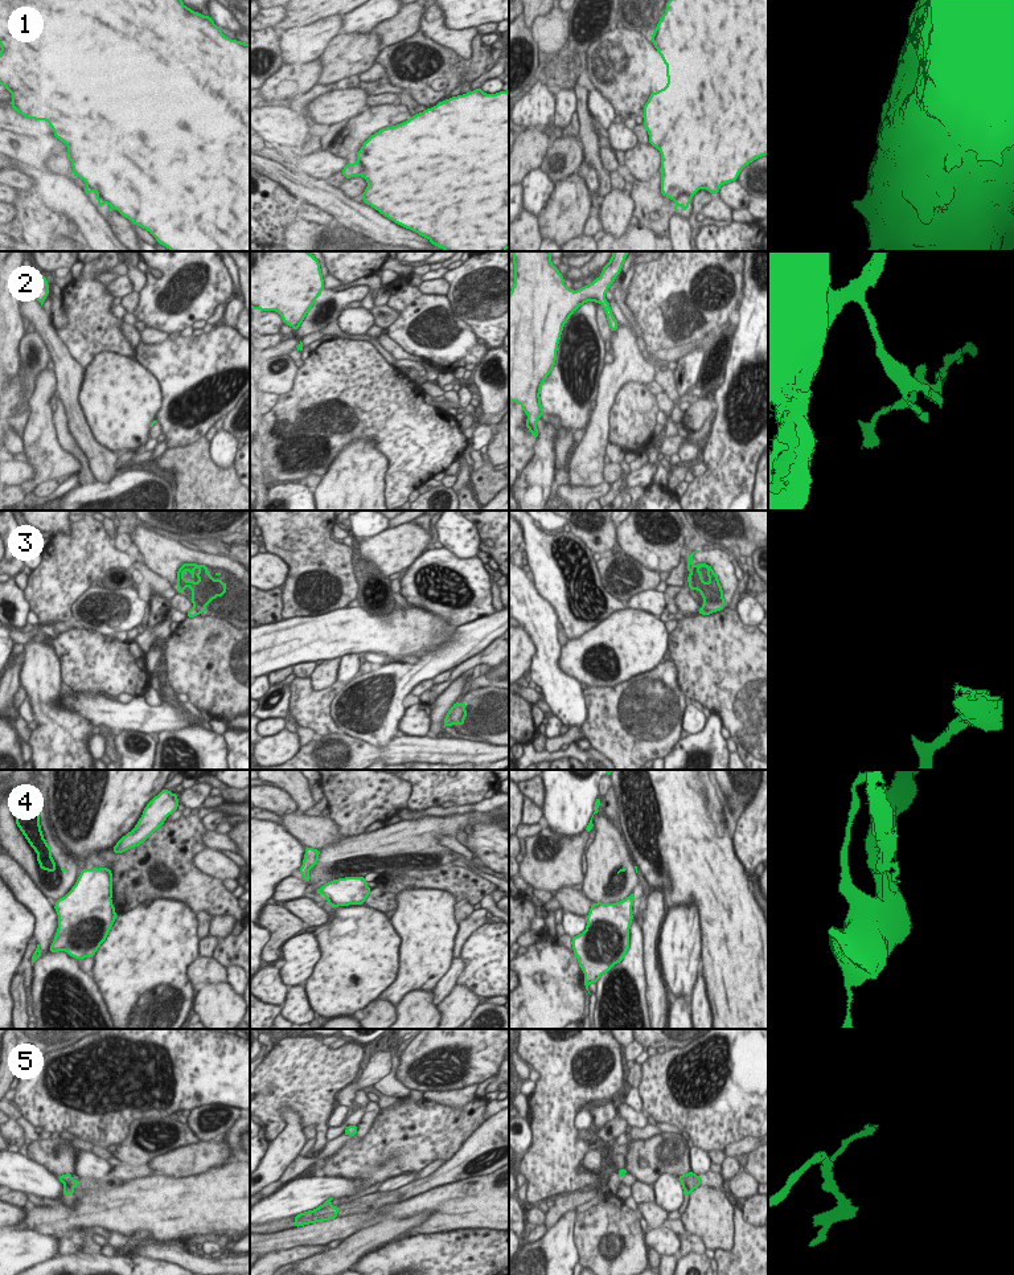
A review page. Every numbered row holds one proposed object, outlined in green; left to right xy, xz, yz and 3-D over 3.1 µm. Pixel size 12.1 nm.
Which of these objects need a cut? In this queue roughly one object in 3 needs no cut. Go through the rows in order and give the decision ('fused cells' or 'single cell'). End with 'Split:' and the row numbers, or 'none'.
1: fused cells
2: single cell
3: fused cells
4: fused cells
5: fused cells
Split: 1, 3, 4, 5

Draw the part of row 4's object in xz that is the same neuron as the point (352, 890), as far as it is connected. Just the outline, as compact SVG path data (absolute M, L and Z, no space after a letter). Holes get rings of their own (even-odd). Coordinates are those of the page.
M346 877L333 880L320 887L323 895L332 907L362 905L371 889L364 877Z

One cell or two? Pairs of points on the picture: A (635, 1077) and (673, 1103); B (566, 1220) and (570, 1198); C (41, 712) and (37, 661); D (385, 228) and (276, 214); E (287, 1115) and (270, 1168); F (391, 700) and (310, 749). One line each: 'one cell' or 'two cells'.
A: two cells
B: two cells
C: one cell
D: two cells
E: one cell
F: two cells

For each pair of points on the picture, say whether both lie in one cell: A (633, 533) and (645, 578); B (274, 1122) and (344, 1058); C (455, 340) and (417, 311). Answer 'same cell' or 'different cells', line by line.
A: different cells
B: same cell
C: same cell

